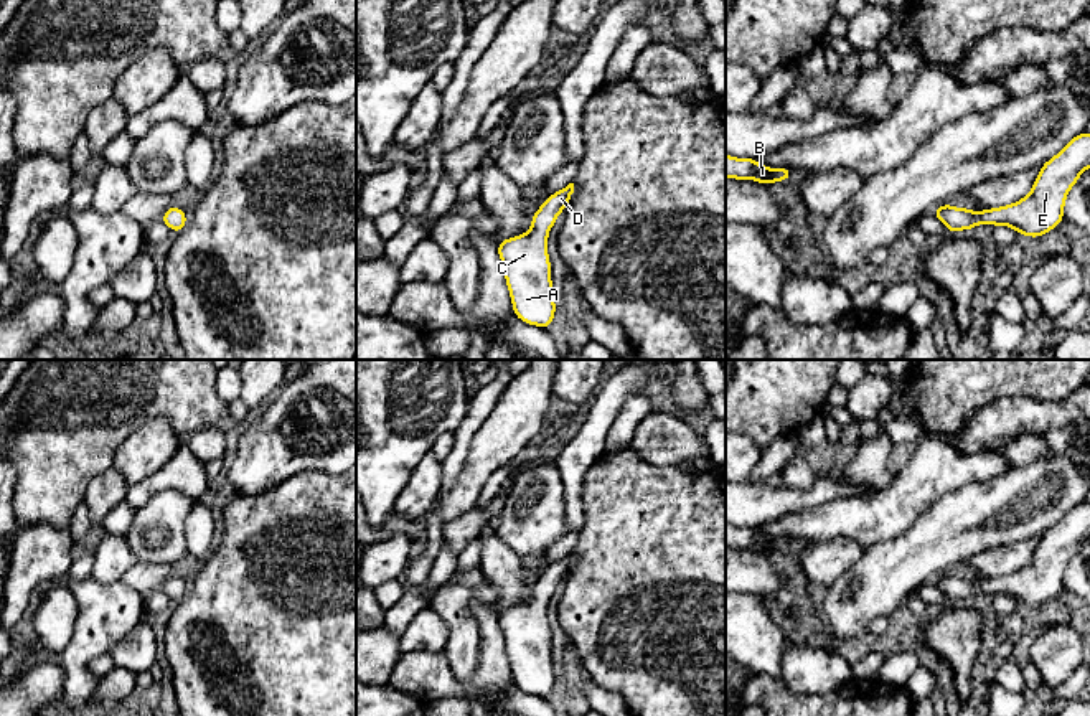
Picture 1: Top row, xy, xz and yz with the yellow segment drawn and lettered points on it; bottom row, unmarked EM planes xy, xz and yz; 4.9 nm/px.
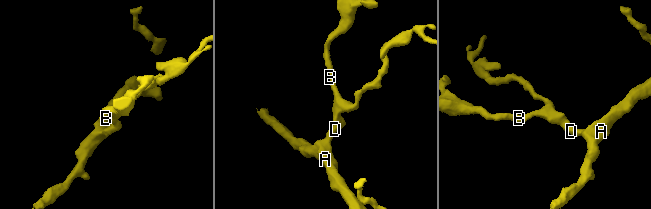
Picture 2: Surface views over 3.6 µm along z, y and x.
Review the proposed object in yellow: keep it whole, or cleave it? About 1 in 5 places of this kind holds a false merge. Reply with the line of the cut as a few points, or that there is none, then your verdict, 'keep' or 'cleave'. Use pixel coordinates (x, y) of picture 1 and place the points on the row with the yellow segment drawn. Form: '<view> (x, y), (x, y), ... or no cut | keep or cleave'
no cut | keep

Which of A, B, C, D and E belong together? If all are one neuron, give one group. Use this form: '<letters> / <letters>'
A B C D E

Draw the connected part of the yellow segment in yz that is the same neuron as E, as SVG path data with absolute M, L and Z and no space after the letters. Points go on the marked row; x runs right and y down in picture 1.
M1082 132L1041 167L1032 190L1022 200L983 211L945 203L933 211L933 216L948 228L950 234L978 224L993 224L1041 238L1064 221L1067 195L1087 168L1090 168L1090 134Z

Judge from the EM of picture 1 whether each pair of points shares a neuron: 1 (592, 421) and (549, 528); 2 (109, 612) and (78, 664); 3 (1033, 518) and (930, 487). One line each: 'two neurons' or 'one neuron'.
1: two neurons
2: one neuron
3: two neurons

